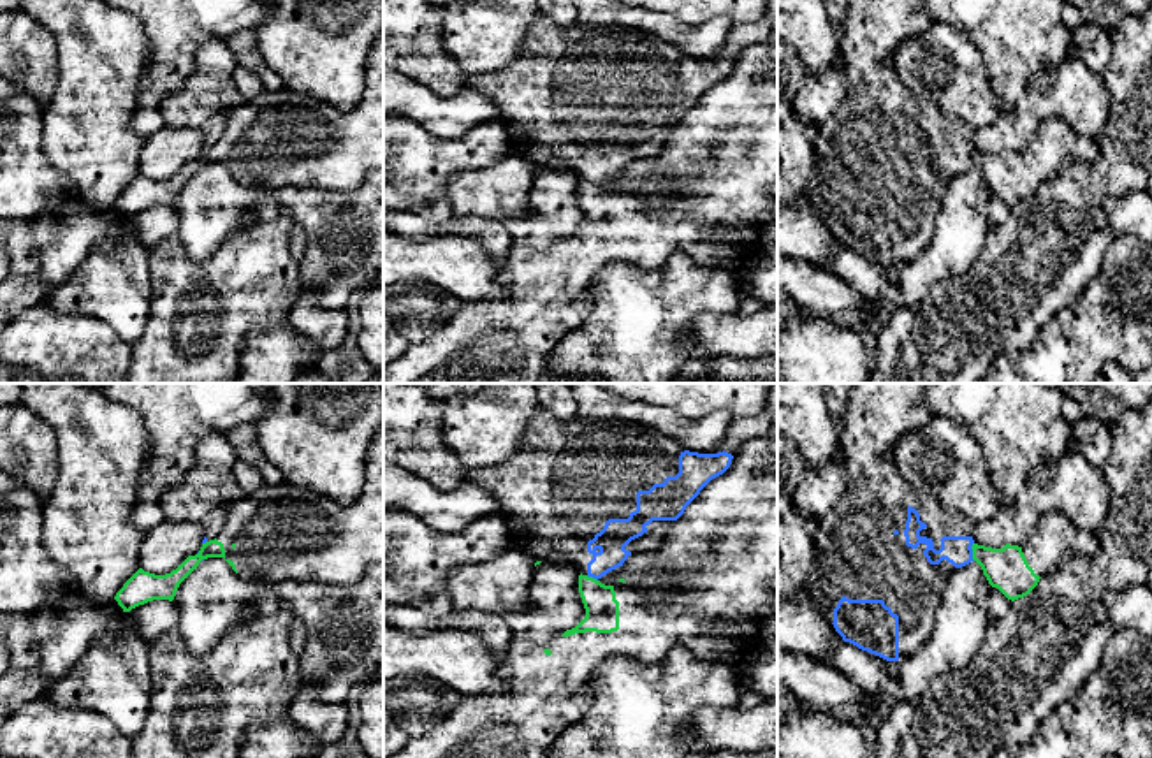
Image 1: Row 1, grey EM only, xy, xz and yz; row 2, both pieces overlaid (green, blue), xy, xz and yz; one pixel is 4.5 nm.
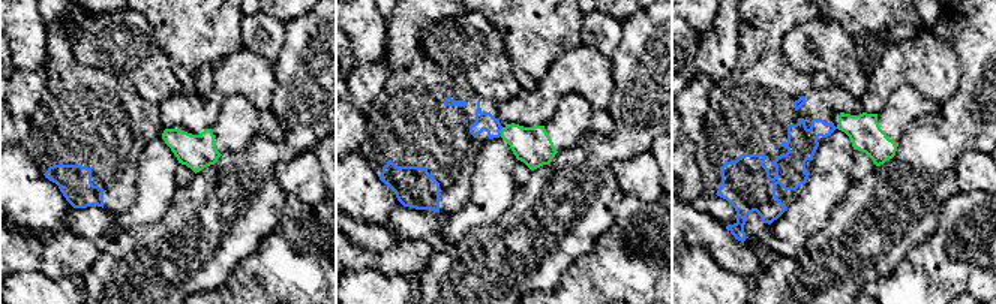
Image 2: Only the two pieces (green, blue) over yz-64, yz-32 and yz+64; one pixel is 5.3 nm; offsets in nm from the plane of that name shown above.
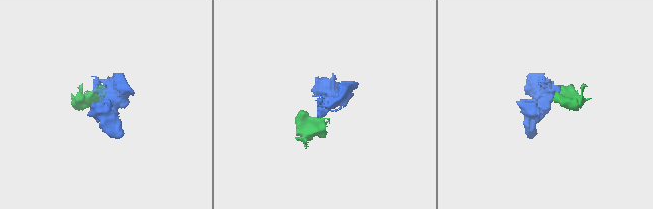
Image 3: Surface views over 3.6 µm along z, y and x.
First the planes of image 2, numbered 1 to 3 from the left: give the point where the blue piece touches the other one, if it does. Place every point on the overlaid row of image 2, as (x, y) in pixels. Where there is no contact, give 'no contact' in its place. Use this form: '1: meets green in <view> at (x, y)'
1: no contact
2: meets green in yz-32 at (501, 132)
3: no contact

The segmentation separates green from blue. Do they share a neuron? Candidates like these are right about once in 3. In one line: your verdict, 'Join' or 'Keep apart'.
Keep apart

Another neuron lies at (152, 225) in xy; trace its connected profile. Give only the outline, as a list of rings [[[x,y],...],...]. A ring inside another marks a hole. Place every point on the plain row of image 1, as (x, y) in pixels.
[[[153,206],[128,218],[135,236],[146,248],[178,234],[178,215],[169,206]]]

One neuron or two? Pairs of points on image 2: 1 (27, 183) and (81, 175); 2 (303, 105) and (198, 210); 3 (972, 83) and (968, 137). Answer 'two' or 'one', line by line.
1: two
2: one
3: one

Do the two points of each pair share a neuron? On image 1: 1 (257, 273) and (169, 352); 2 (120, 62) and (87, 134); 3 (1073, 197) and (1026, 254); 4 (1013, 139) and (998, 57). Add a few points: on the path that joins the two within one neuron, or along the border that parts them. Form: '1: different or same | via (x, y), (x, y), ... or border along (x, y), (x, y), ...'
1: same | via (233, 301), (220, 319), (180, 331)
2: same | via (102, 80), (97, 85), (88, 116)
3: same | via (1057, 210), (1050, 220), (1050, 229), (1042, 238)
4: different | border along (1031, 76), (1017, 104), (1001, 115)

